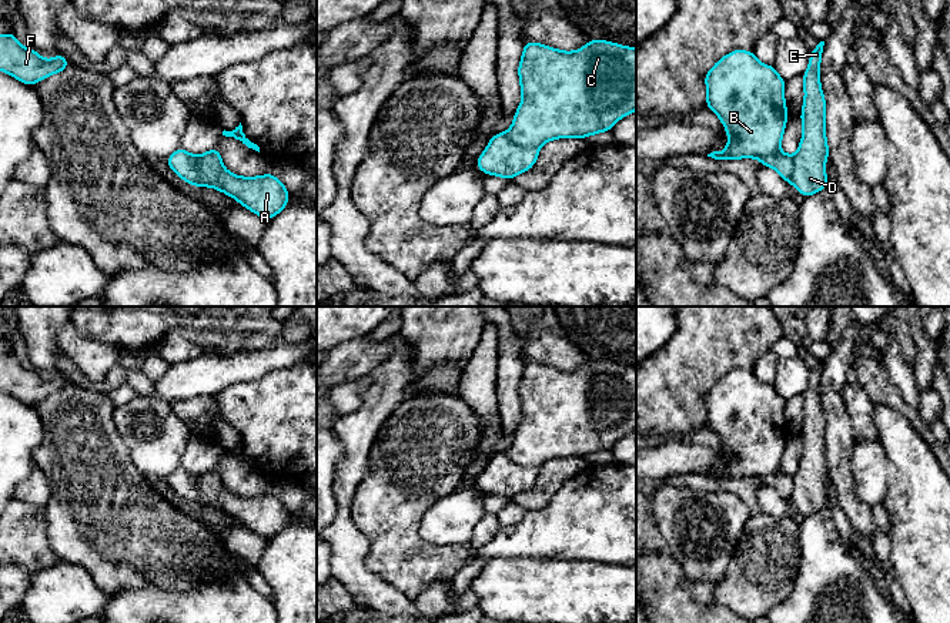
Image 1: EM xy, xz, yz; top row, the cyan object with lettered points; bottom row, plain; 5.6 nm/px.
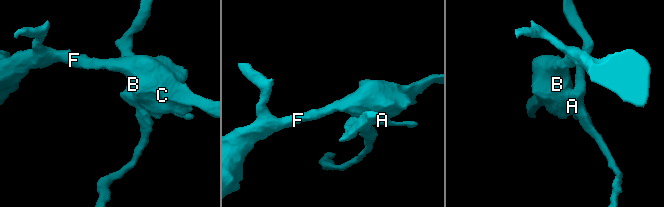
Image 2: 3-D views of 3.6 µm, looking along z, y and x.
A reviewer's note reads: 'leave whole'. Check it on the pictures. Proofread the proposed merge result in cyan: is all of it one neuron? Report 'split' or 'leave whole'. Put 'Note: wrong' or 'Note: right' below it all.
split
Note: wrong

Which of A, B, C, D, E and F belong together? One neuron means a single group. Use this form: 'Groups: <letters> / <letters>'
Groups: A B C F / D E

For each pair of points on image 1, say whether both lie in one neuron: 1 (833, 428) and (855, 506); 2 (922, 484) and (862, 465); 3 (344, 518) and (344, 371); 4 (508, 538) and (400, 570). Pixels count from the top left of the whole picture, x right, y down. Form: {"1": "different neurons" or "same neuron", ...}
{"1": "same neuron", "2": "different neurons", "3": "different neurons", "4": "different neurons"}

